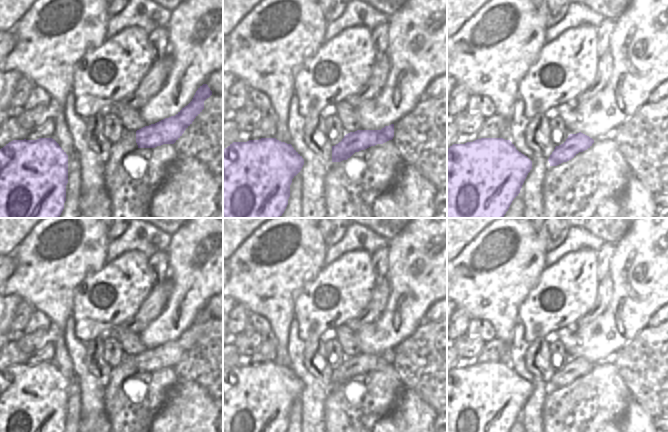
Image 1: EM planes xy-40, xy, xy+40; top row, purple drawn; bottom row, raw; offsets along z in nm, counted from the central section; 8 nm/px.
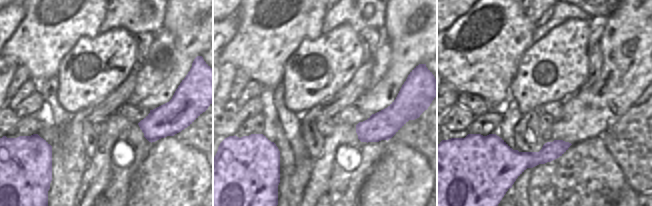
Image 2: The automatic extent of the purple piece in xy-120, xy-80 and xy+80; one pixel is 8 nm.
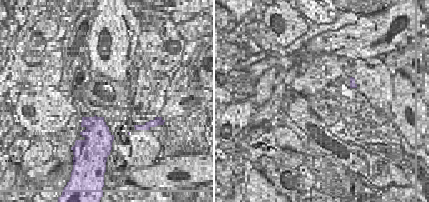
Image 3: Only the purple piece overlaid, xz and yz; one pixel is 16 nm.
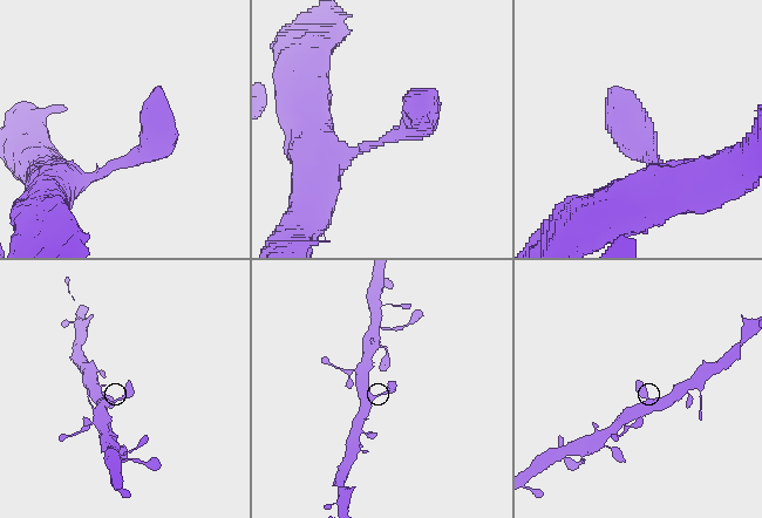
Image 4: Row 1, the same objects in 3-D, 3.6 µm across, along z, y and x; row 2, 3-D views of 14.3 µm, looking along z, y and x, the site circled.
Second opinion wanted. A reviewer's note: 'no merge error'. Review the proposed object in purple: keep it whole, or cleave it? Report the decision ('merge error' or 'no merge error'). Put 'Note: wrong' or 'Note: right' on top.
Note: right
no merge error

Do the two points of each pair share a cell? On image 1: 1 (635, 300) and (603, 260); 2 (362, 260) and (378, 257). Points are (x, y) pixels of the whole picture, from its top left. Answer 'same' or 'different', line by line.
1: different
2: different

